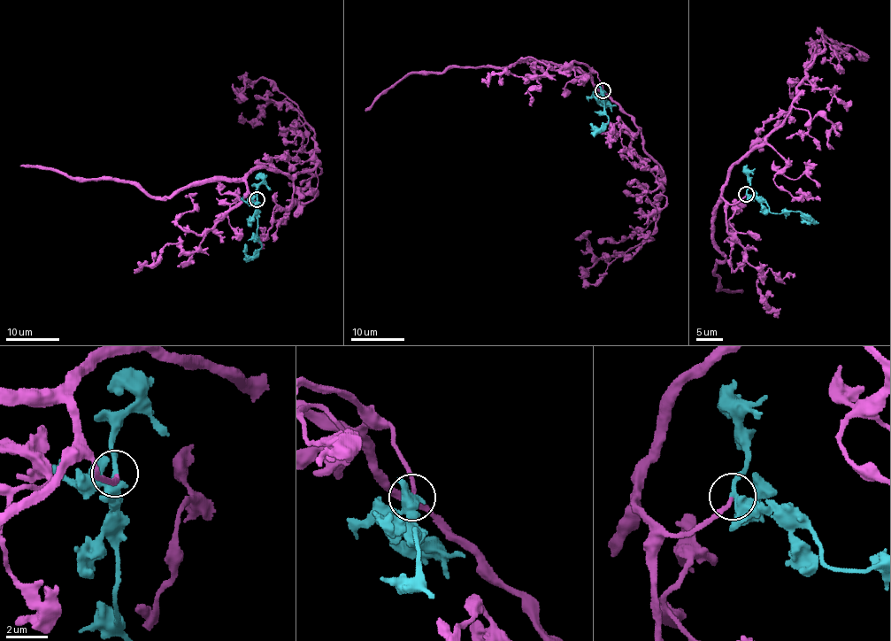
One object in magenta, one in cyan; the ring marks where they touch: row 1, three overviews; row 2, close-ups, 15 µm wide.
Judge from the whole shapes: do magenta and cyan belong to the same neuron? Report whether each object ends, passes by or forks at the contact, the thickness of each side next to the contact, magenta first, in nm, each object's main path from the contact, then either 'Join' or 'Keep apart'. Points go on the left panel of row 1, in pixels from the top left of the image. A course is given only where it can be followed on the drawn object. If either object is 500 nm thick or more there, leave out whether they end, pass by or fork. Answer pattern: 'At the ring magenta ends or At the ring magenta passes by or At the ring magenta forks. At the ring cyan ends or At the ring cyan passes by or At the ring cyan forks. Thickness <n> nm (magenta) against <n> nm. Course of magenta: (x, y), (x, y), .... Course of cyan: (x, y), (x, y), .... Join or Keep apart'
At the ring magenta ends. At the ring cyan forks. Thickness 180 nm (magenta) against 320 nm. Course of magenta: (257, 199), (246, 173), (264, 167), (287, 176), (314, 167), (313, 129), (264, 78), (239, 94), (231, 83). Course of cyan: (257, 199), (261, 248), (249, 257), (245, 243). Join

